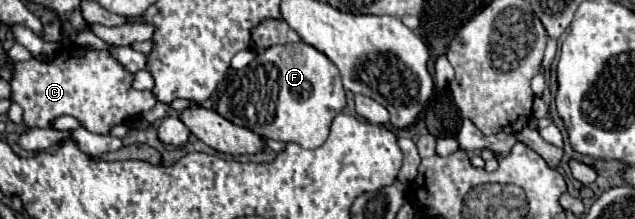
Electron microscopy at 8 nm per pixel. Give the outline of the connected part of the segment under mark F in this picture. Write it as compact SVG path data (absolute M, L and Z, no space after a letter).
M299 41L257 53L245 69L235 73L233 83L217 103L217 113L257 135L315 149L325 143L331 121L343 107L345 89L337 67L321 51Z

